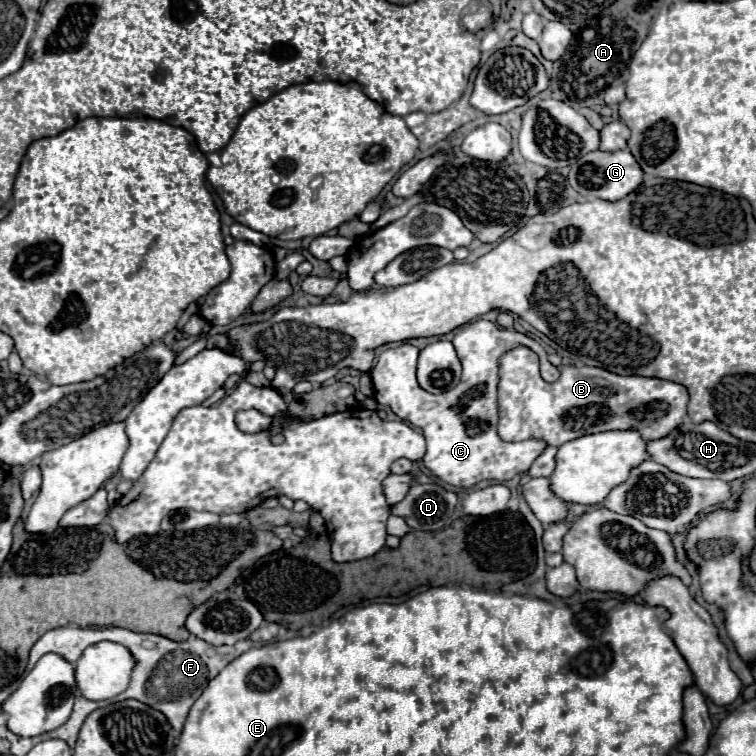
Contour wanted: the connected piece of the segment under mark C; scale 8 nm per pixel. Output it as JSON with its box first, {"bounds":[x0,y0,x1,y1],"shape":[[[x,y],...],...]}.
{"bounds":[370,320,560,488],"shape":[[[472,320],[460,326],[452,344],[462,362],[462,380],[454,390],[438,396],[422,390],[416,382],[416,360],[420,350],[412,344],[403,343],[398,348],[388,348],[386,352],[382,352],[376,366],[370,370],[374,398],[378,400],[378,404],[392,408],[392,412],[402,420],[422,428],[428,444],[422,464],[446,484],[468,488],[486,478],[494,478],[498,482],[510,480],[516,474],[526,472],[536,456],[546,448],[546,444],[542,444],[542,440],[502,442],[498,438],[498,356],[502,356],[502,352],[510,348],[516,348],[518,344],[524,344],[540,356],[540,372],[546,382],[558,380],[560,370],[548,362],[546,350],[536,340],[516,330],[498,328],[498,324],[488,320]]]}

